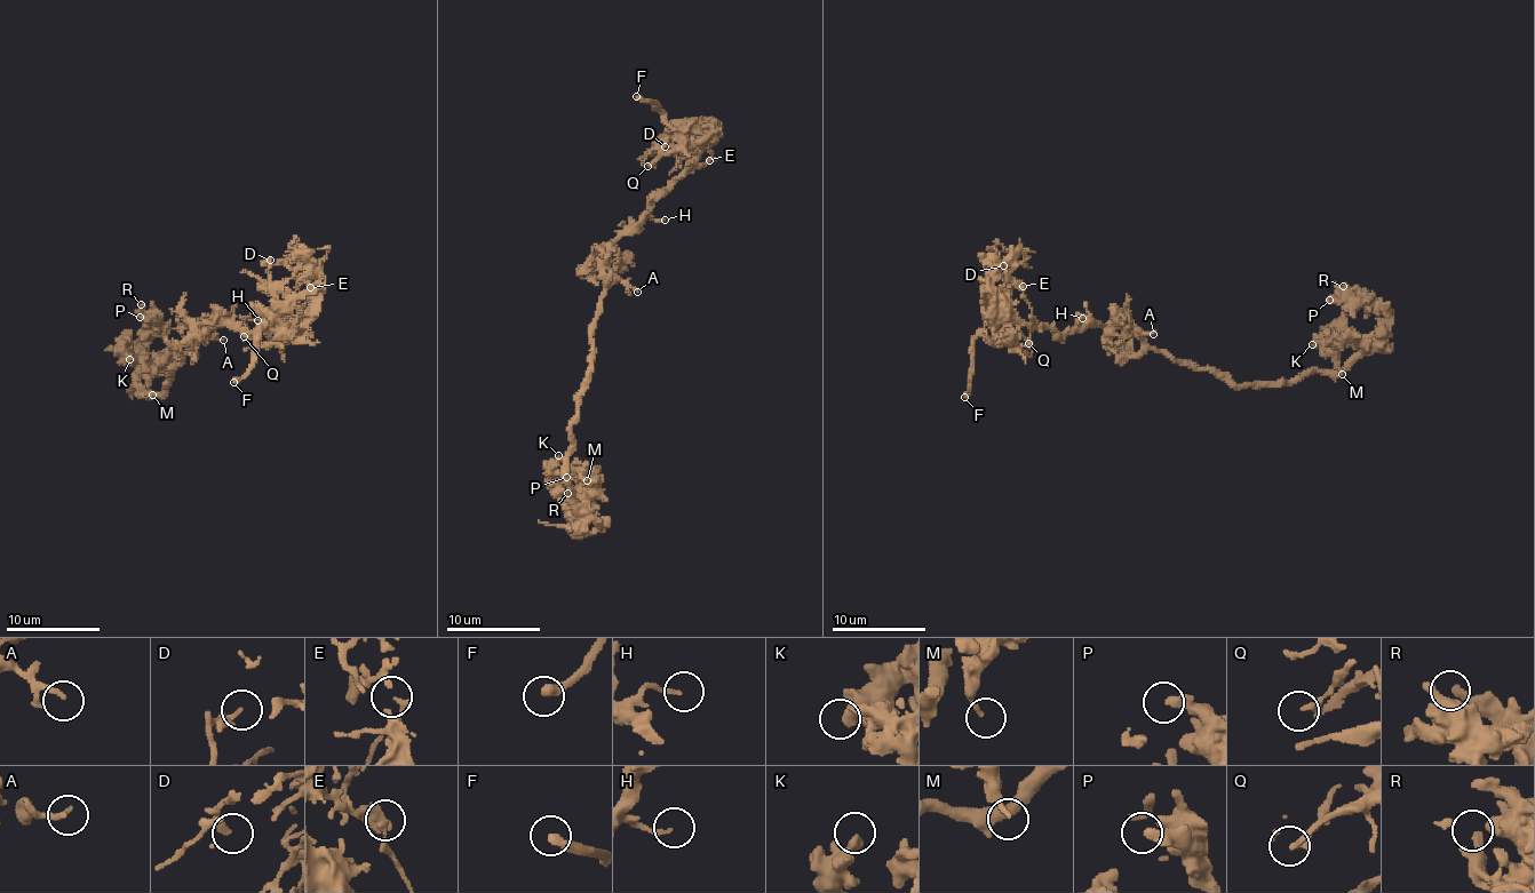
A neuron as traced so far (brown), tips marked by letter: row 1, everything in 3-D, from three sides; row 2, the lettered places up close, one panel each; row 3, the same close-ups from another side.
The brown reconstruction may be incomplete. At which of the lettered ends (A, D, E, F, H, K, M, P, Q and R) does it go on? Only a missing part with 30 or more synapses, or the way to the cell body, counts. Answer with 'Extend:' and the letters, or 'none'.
Extend: F

